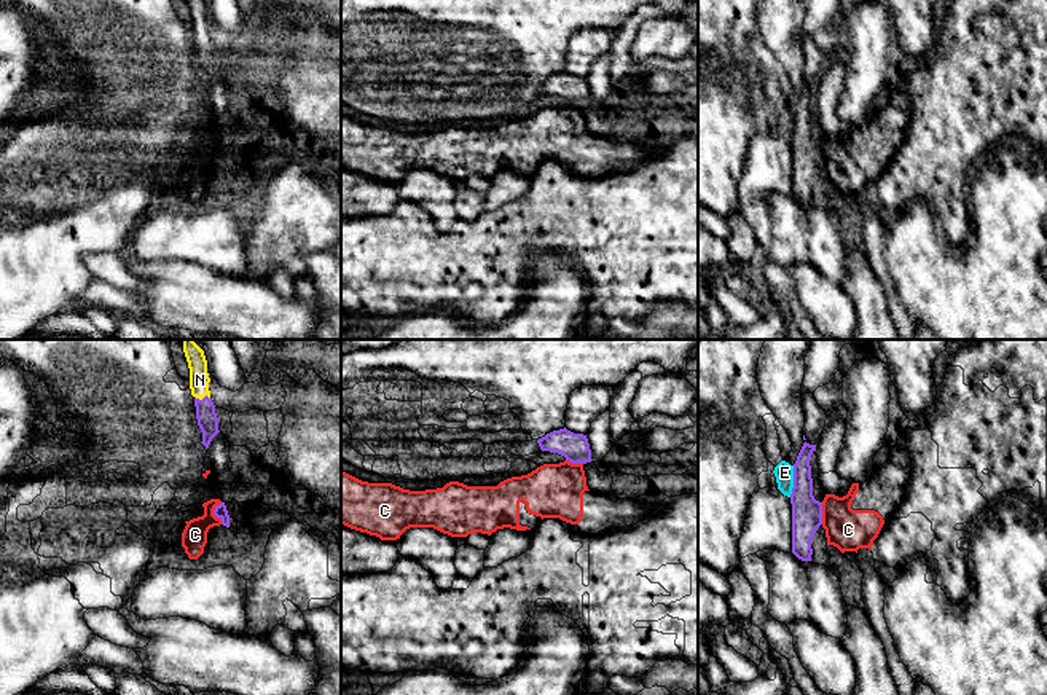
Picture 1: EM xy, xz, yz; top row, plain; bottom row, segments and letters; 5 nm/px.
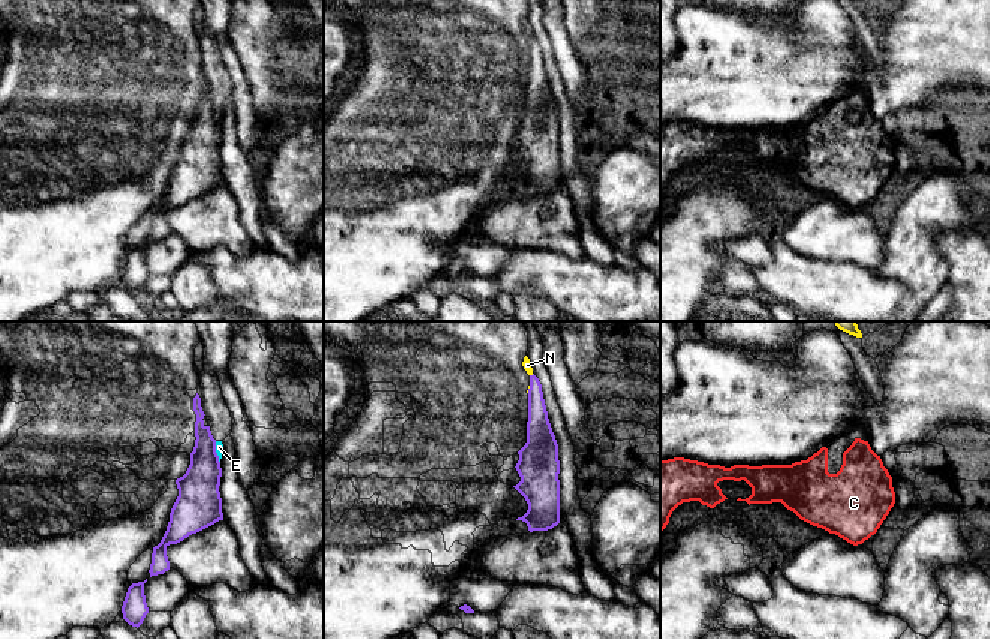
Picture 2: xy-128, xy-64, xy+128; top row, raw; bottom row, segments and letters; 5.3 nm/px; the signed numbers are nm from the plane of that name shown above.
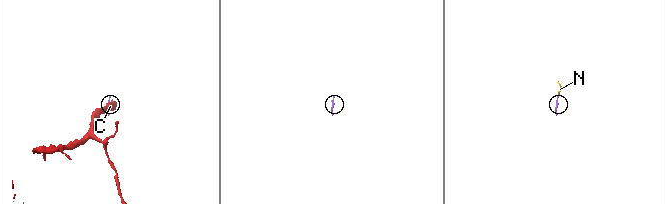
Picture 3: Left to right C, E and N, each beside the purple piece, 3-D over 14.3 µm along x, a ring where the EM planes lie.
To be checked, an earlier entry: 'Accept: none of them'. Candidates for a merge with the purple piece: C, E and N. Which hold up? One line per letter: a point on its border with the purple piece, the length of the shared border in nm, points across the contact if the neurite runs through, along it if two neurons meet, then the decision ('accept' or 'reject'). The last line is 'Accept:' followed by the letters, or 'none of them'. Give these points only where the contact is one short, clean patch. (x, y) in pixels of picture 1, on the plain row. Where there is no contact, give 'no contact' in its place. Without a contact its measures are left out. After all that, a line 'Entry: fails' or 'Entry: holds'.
C: meets purple in xy at (214, 155); contact 110 nm long; border along xy (222, 145), (214, 153), (220, 166); reject
E: meets purple in yz at (794, 125); contact 160 nm long; border along yz (794, 109), (794, 129), (789, 139); reject
N: meets purple in xy at (203, 42); contact 80 nm long; runs through xy (207, 64), (203, 42), (199, 23); accept
Accept: N
Entry: fails

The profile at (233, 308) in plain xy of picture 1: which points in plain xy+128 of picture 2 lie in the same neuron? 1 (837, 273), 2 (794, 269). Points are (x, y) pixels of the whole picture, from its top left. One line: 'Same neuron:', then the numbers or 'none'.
Same neuron: 1, 2

